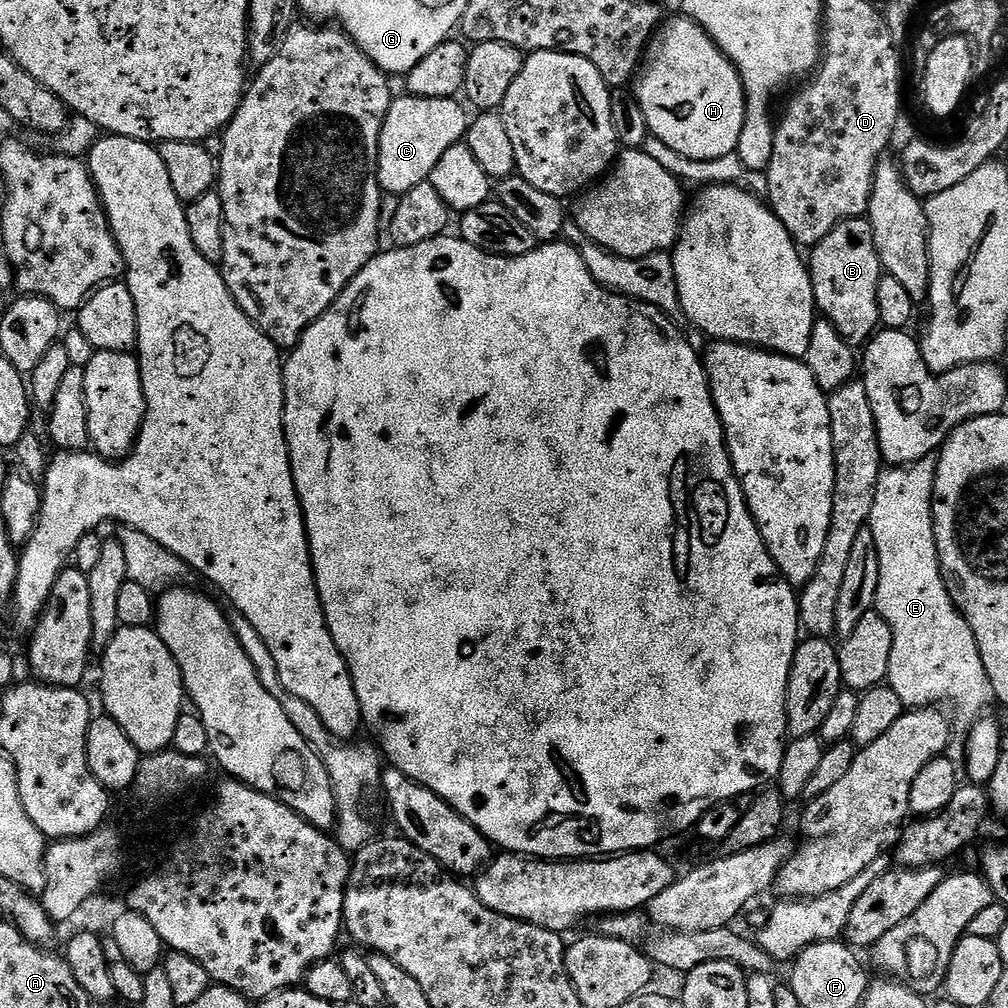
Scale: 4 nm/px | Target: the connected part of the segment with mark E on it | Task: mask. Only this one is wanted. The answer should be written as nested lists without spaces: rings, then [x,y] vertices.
[[[931,459],[918,460],[907,466],[892,466],[881,471],[878,486],[874,490],[874,506],[866,527],[874,534],[874,546],[878,546],[878,594],[875,611],[890,626],[894,634],[894,646],[890,650],[887,687],[902,698],[905,709],[935,708],[943,706],[950,711],[950,723],[955,734],[948,740],[947,757],[957,762],[963,761],[968,745],[968,731],[981,719],[982,709],[988,709],[997,703],[994,686],[982,666],[982,654],[974,638],[974,630],[950,598],[947,586],[940,570],[940,555],[934,538],[934,518],[932,517],[932,495],[936,465]]]

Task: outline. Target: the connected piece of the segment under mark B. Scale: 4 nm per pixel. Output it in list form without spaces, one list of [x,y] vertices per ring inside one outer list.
[[[867,219],[844,220],[811,249],[810,271],[817,309],[842,334],[848,344],[859,346],[880,324],[878,282],[882,275],[874,246],[872,225]]]

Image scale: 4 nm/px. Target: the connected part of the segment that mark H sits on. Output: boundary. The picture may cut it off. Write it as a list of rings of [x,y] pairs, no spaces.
[[[683,14],[668,19],[653,32],[634,80],[634,99],[646,118],[649,133],[662,138],[670,150],[678,150],[678,154],[691,162],[731,157],[742,138],[744,125],[744,84],[740,80],[740,73],[723,50],[708,37],[708,32],[701,24]]]

